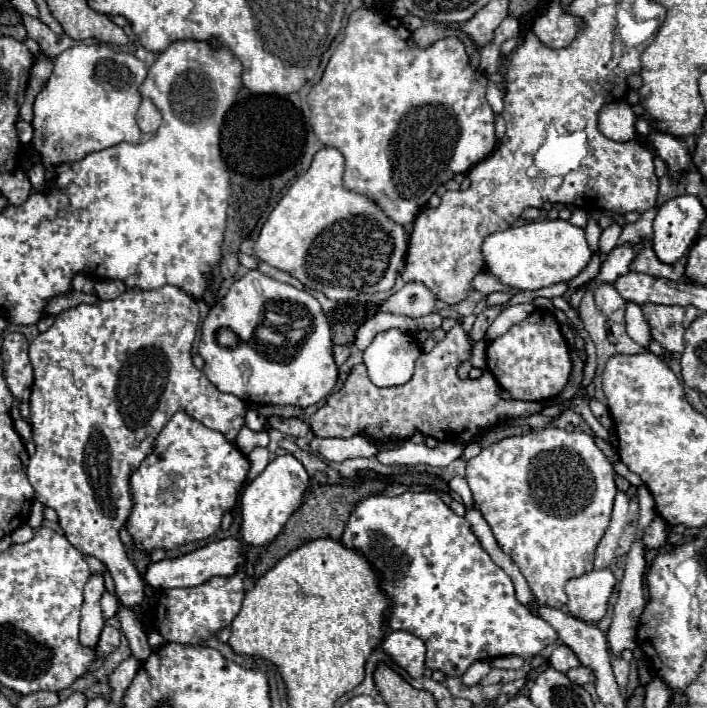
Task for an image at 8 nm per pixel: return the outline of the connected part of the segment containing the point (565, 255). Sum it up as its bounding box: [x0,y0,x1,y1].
[482,218,592,290]

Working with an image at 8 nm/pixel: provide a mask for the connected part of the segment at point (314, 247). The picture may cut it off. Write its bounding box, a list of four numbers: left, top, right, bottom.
[254,148,408,300]

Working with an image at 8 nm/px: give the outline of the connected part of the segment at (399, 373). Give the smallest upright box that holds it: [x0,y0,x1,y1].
[364,328,420,388]

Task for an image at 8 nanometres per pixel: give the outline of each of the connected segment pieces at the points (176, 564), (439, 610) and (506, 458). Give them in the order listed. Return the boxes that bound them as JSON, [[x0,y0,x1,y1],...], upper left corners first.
[[144,538,242,588],[342,492,558,676],[466,426,616,608]]

